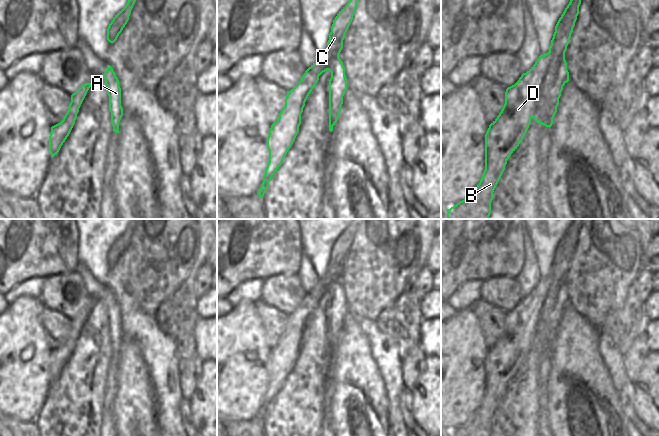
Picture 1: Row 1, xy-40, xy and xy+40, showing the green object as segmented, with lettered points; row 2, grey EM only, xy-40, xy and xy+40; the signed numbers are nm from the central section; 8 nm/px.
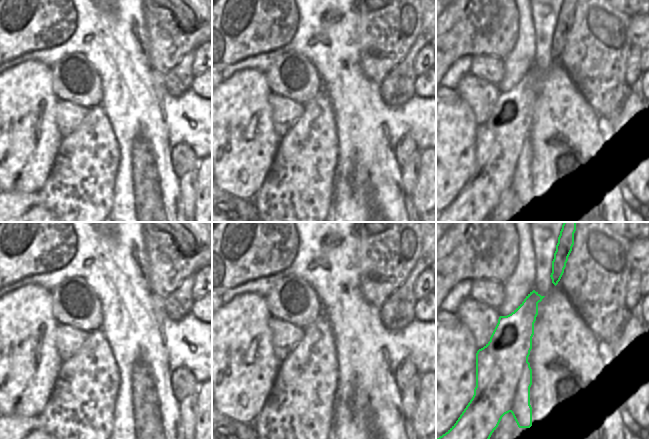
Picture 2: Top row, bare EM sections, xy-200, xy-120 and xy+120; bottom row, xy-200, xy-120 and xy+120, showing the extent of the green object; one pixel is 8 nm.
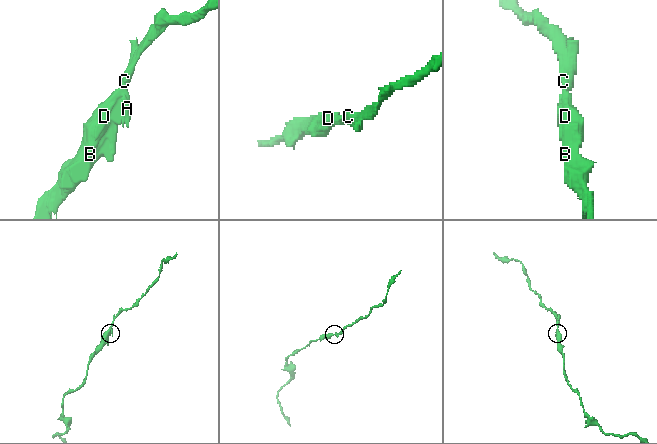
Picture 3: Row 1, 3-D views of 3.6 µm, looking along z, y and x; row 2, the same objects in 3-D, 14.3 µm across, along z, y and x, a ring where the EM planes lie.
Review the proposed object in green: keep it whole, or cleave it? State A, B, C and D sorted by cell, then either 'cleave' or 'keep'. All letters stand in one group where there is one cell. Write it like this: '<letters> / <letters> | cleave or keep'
A B C D | keep

